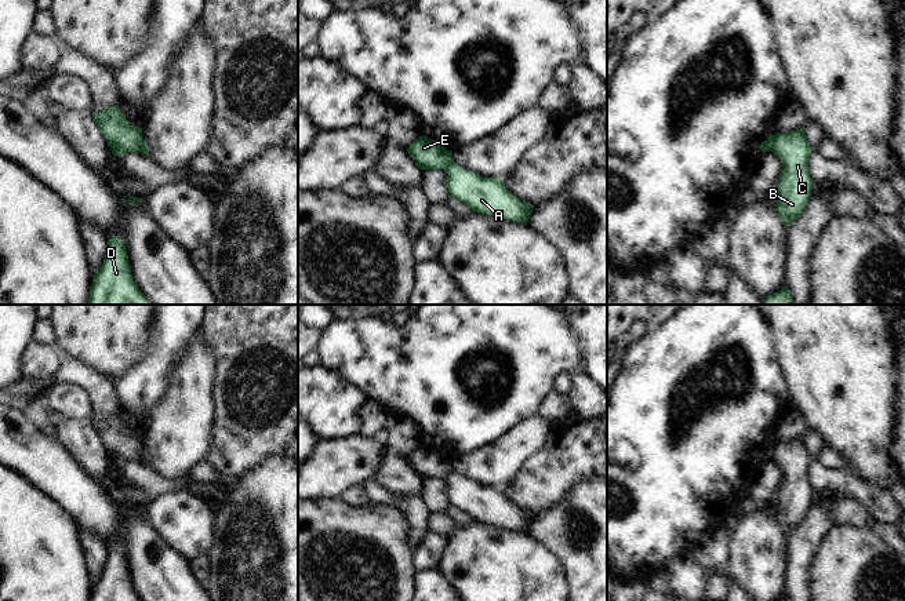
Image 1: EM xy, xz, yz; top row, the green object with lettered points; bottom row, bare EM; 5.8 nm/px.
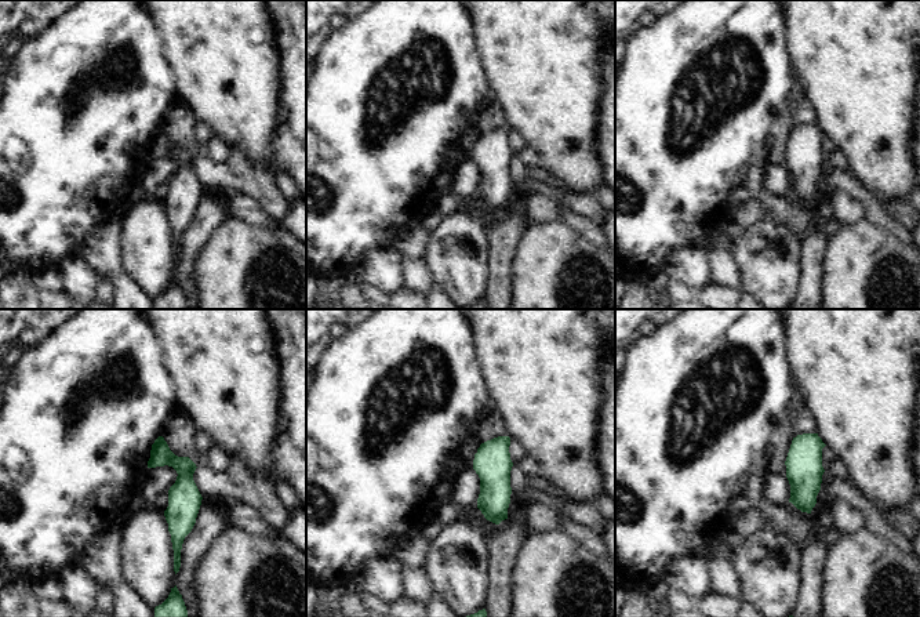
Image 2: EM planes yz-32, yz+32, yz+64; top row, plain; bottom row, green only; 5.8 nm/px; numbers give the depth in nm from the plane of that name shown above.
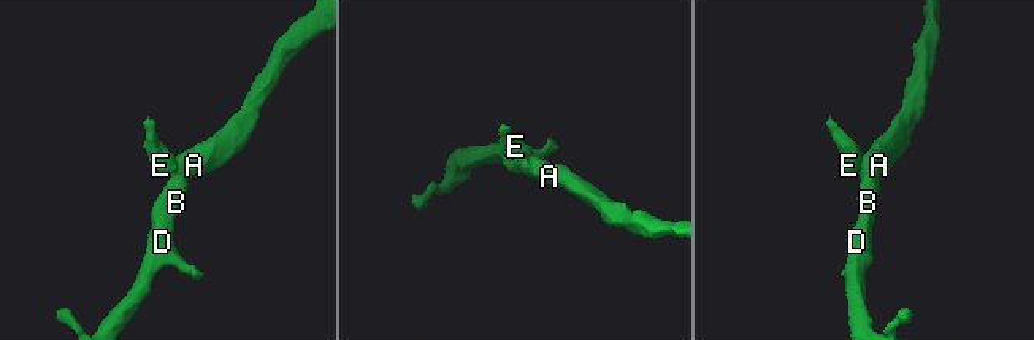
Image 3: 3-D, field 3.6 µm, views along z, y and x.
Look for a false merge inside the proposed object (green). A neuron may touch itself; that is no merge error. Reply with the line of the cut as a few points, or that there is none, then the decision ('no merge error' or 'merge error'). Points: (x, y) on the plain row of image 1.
cut in yz along (777, 444), (771, 459); merge error

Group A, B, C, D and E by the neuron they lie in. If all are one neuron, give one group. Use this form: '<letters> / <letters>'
A B C D / E

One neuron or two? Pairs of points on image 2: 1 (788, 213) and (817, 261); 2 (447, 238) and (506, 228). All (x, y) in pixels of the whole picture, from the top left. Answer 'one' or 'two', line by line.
1: two
2: two

